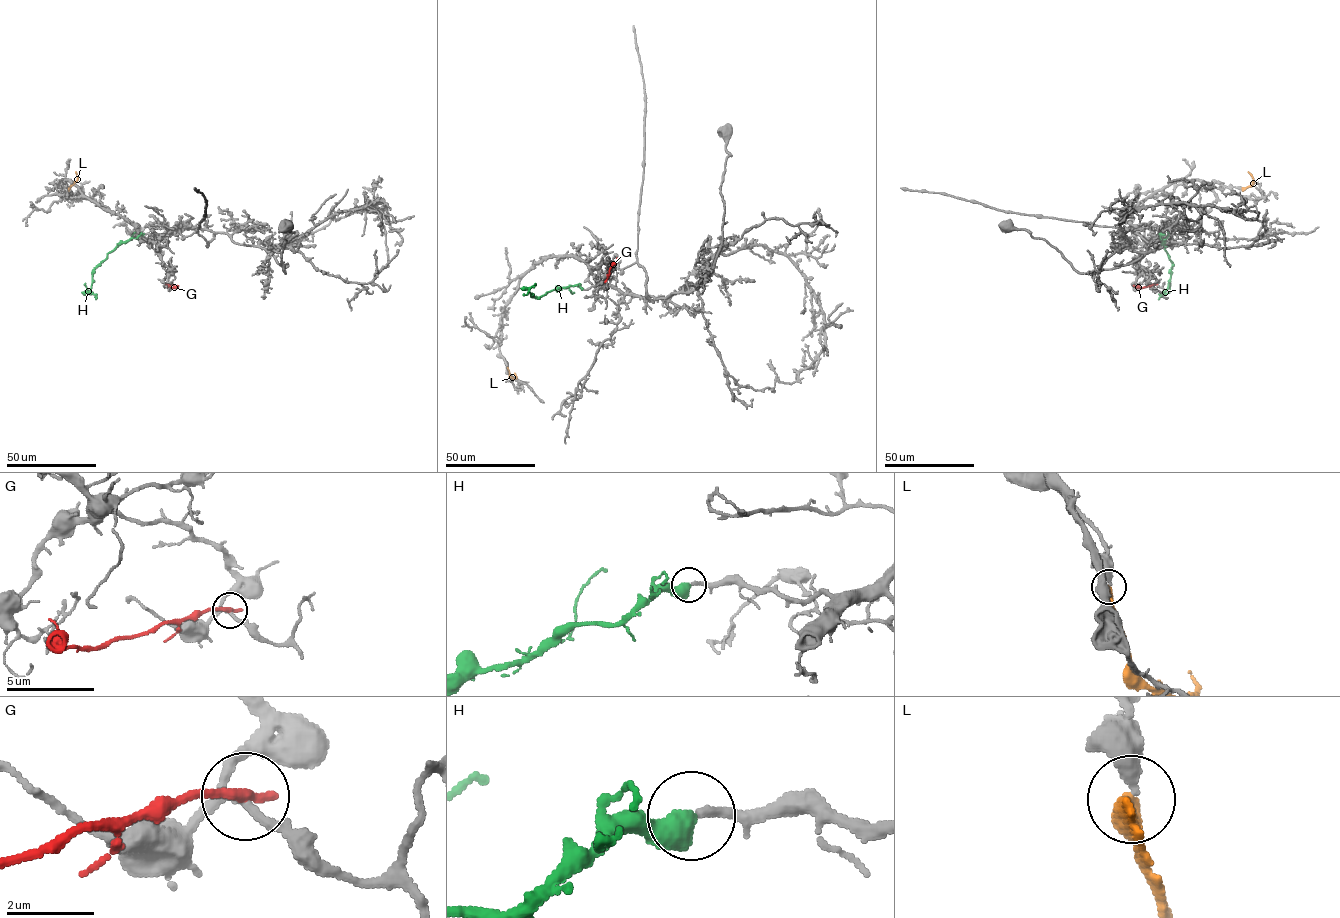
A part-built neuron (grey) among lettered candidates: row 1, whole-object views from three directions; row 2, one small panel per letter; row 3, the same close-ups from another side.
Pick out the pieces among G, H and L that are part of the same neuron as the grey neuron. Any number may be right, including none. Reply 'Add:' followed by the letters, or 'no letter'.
Add: H

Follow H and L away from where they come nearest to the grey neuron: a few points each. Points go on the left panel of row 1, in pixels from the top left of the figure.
H: (143, 233), (121, 242), (107, 254), (94, 269), (90, 294), (84, 284)
L: (68, 188), (77, 180), (75, 172)

